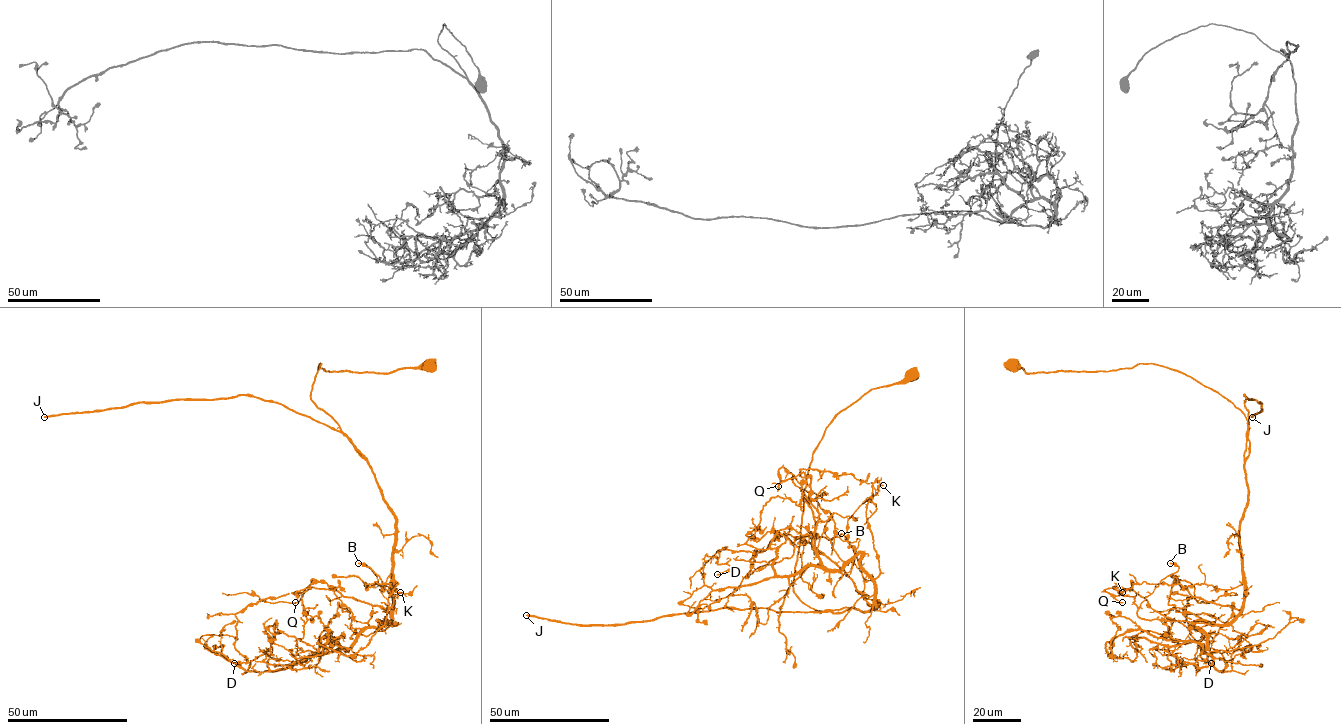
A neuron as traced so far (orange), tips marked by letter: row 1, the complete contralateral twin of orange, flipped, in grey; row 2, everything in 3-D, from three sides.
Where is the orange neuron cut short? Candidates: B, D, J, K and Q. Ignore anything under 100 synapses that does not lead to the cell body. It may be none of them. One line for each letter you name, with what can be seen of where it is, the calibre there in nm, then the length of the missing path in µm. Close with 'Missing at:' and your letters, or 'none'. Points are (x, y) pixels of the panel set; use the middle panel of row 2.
J: place (526, 615); calibre 320 nm; missing 190 µm
Missing at: J

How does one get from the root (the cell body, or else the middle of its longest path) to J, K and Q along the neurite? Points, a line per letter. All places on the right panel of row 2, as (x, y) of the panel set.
J: (1011, 365), (1037, 373), (1156, 364), (1229, 399), (1248, 430), (1244, 395), (1260, 402), (1252, 417)
K: (1011, 365), (1026, 373), (1162, 365), (1217, 391), (1247, 420), (1243, 583), (1225, 589), (1144, 581), (1122, 592)
Q: (1011, 365), (1162, 365), (1247, 420), (1241, 610), (1188, 628), (1132, 590), (1104, 590), (1122, 602)

